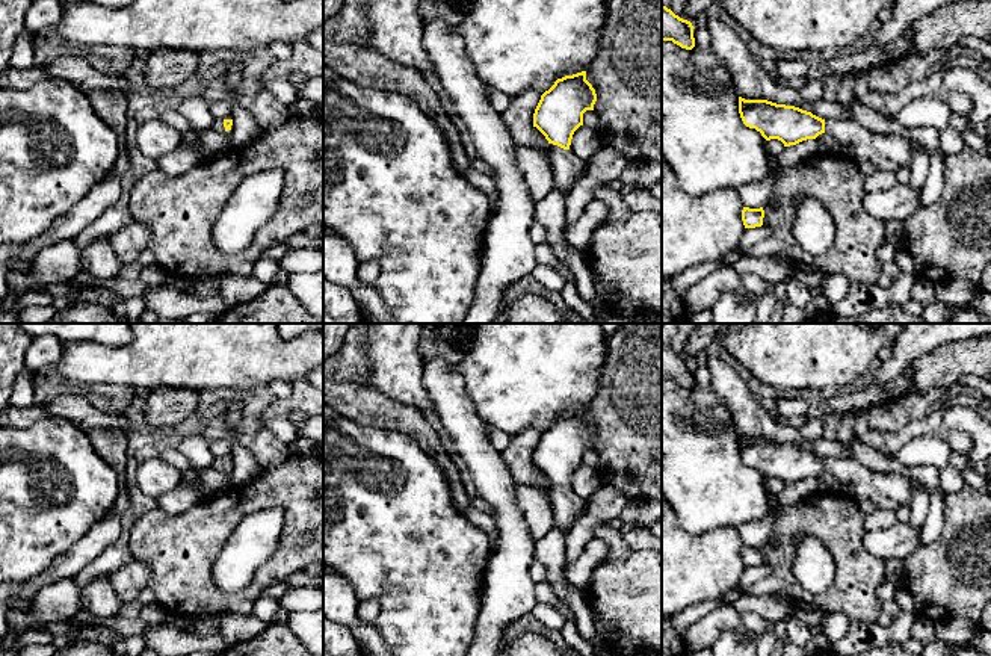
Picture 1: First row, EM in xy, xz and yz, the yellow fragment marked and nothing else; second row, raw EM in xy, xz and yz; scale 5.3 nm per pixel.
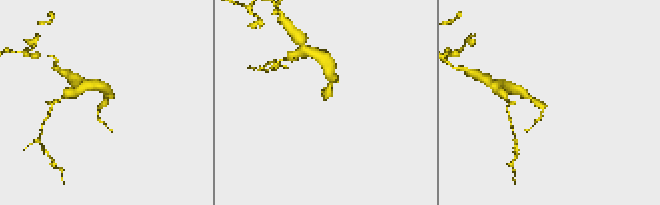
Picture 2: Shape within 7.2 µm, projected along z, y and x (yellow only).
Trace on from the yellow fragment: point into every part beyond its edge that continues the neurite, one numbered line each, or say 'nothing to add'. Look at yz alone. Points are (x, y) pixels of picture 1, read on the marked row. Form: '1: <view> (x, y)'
1: yz (889, 153)

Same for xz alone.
1: xz (567, 168)

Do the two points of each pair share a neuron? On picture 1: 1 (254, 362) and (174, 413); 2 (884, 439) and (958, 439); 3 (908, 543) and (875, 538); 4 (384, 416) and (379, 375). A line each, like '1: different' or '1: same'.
1: different
2: same
3: same
4: different

